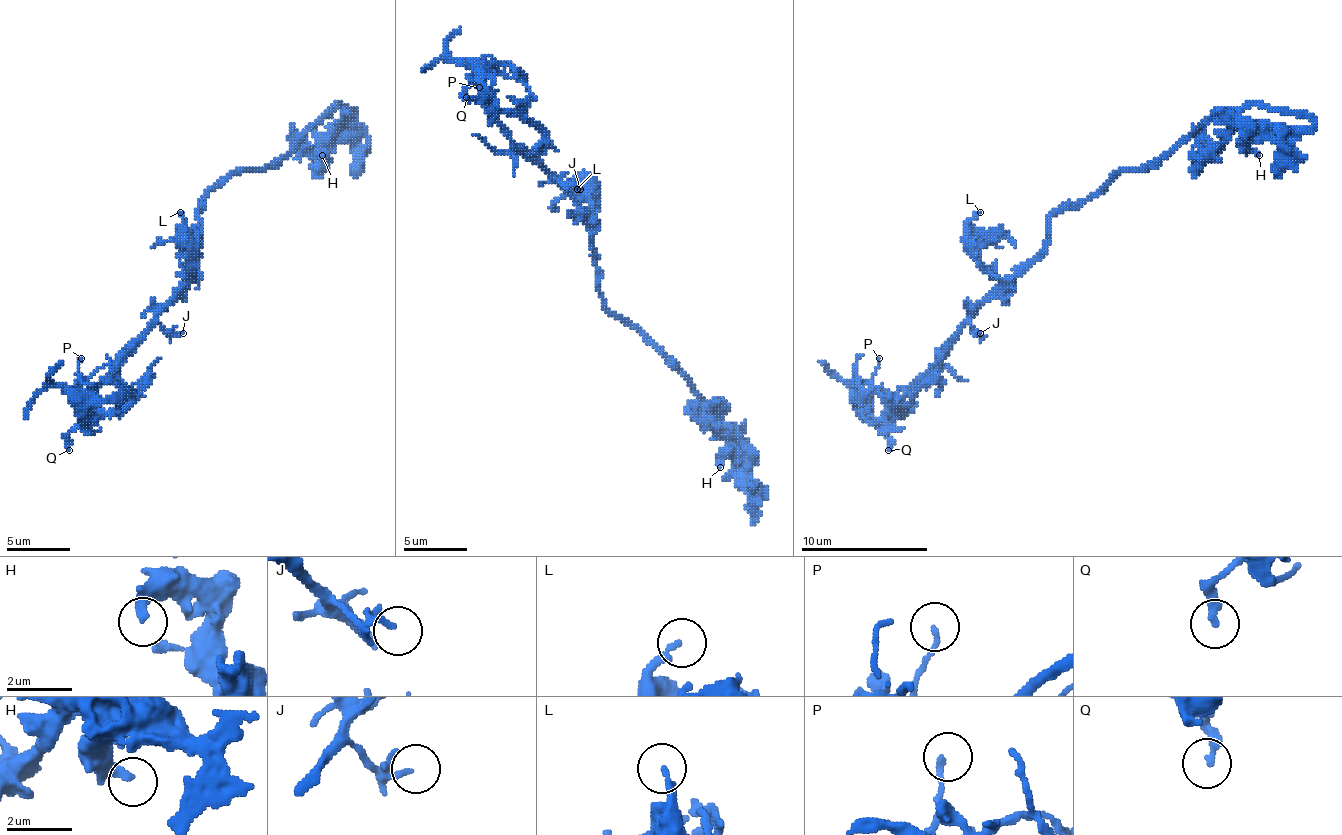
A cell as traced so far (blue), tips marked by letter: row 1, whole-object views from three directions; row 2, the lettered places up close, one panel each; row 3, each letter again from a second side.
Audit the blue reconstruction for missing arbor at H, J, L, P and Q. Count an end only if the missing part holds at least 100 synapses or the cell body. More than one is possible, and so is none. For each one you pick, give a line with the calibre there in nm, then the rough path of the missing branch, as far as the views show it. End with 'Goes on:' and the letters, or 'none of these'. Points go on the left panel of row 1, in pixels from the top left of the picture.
Goes on: none of these

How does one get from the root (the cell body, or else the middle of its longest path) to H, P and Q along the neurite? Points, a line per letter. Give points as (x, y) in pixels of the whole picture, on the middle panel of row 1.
H: (596, 258), (596, 290), (602, 303), (621, 315), (688, 382), (697, 404), (745, 452), (732, 452), (720, 467)
P: (596, 258), (593, 217), (511, 141), (511, 135), (492, 113), (488, 94), (473, 78), (479, 87)
Q: (596, 258), (593, 217), (511, 141), (511, 135), (492, 116), (492, 106), (485, 100), (466, 97)

